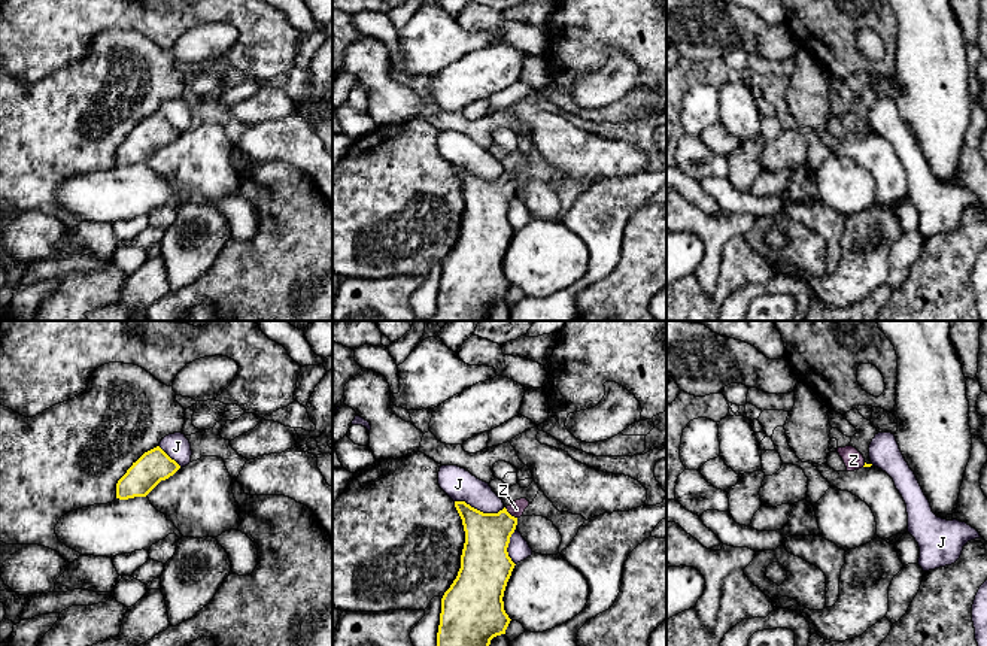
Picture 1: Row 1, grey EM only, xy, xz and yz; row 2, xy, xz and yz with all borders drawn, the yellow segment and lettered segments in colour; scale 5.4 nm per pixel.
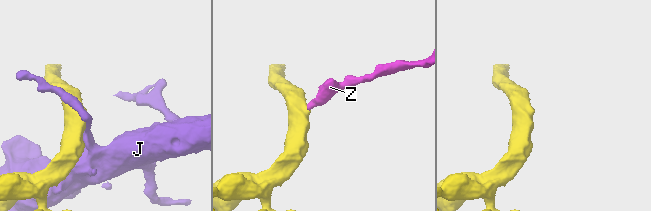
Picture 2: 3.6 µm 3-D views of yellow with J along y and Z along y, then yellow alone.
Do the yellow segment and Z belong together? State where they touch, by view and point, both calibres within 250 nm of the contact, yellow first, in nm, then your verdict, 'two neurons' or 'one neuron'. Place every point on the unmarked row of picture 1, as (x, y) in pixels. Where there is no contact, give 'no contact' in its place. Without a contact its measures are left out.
contact xz (509, 179); calibres 240 and 90 nm; one neuron

